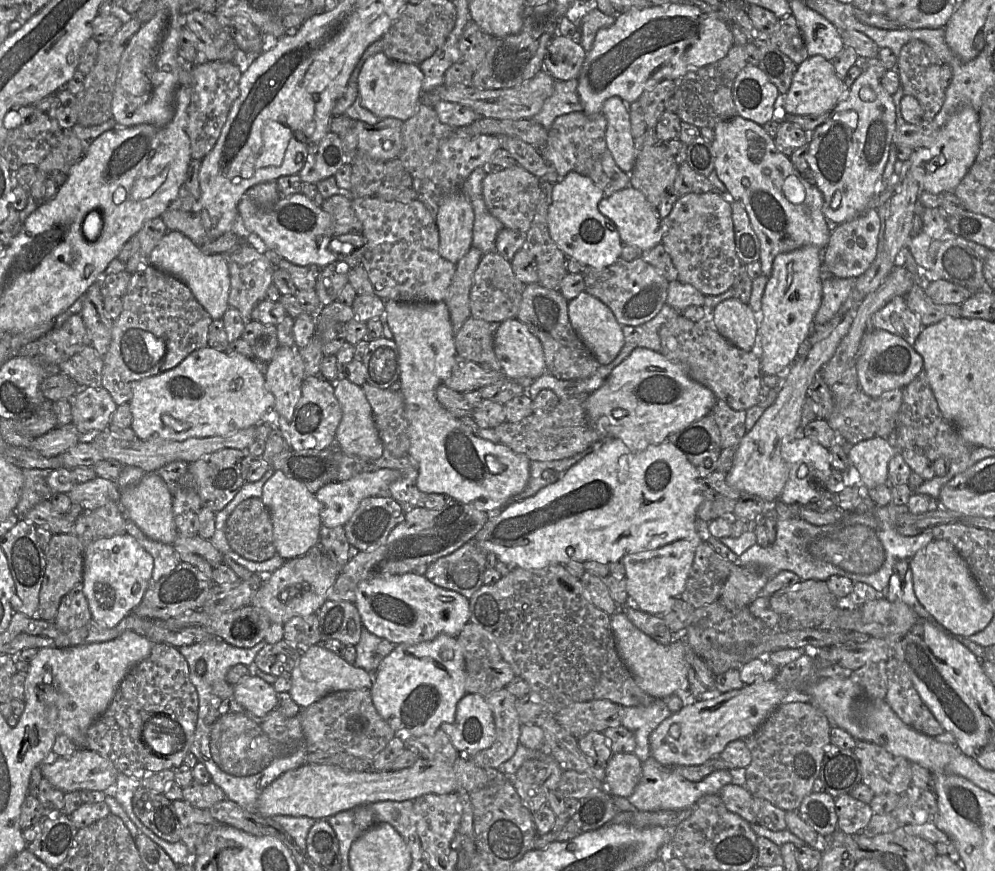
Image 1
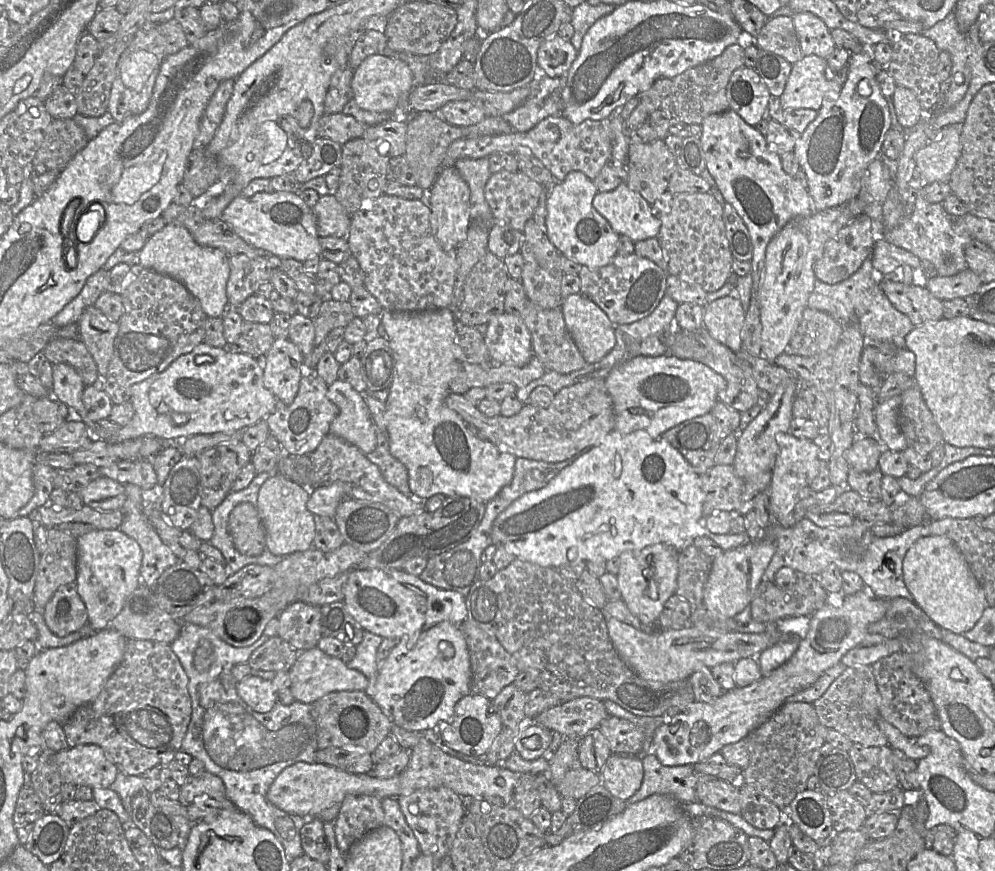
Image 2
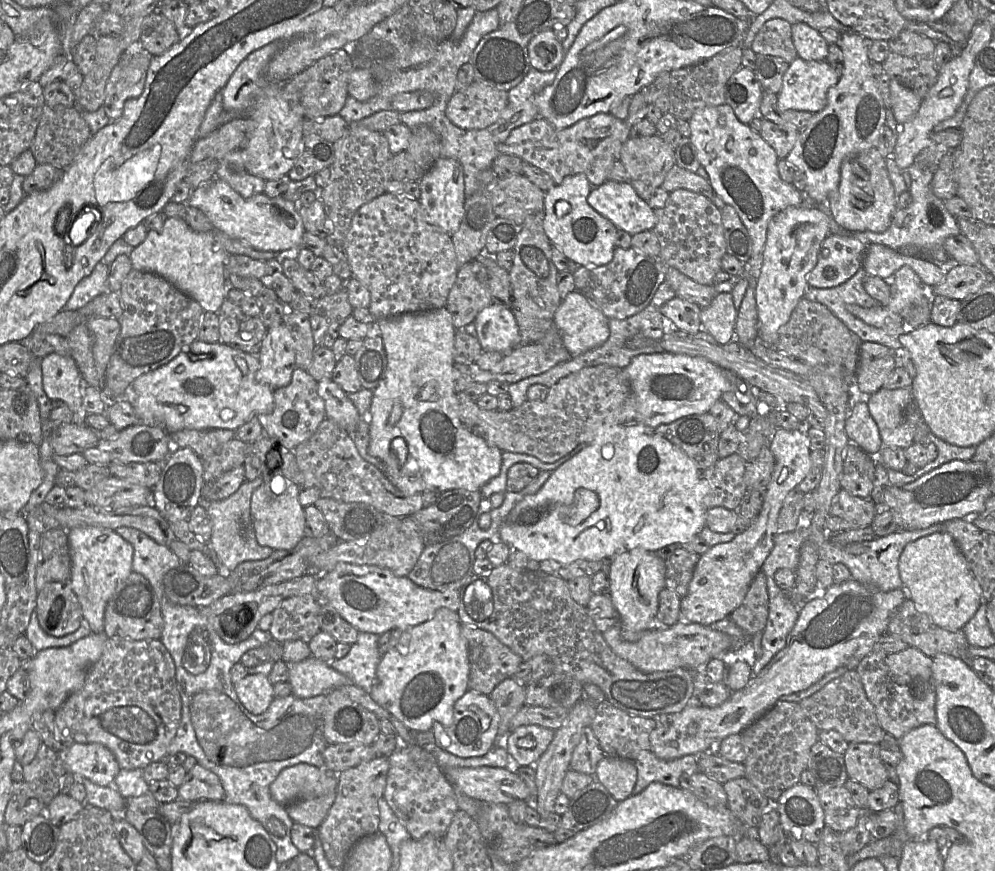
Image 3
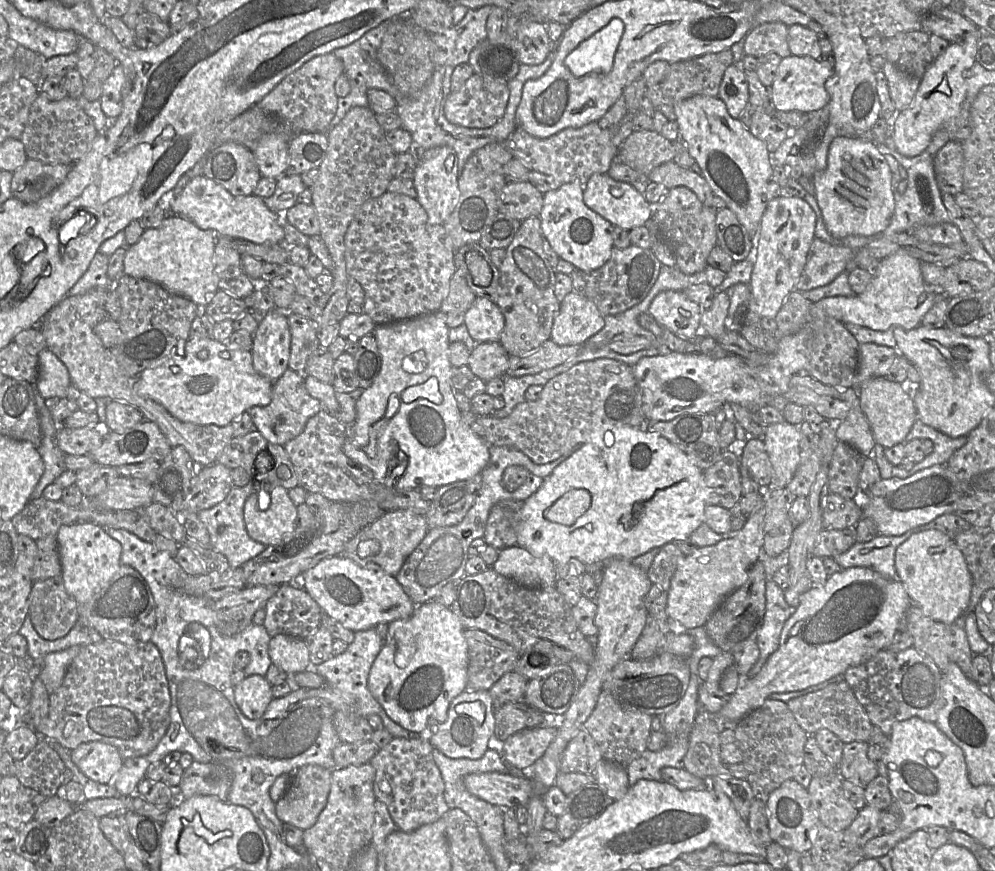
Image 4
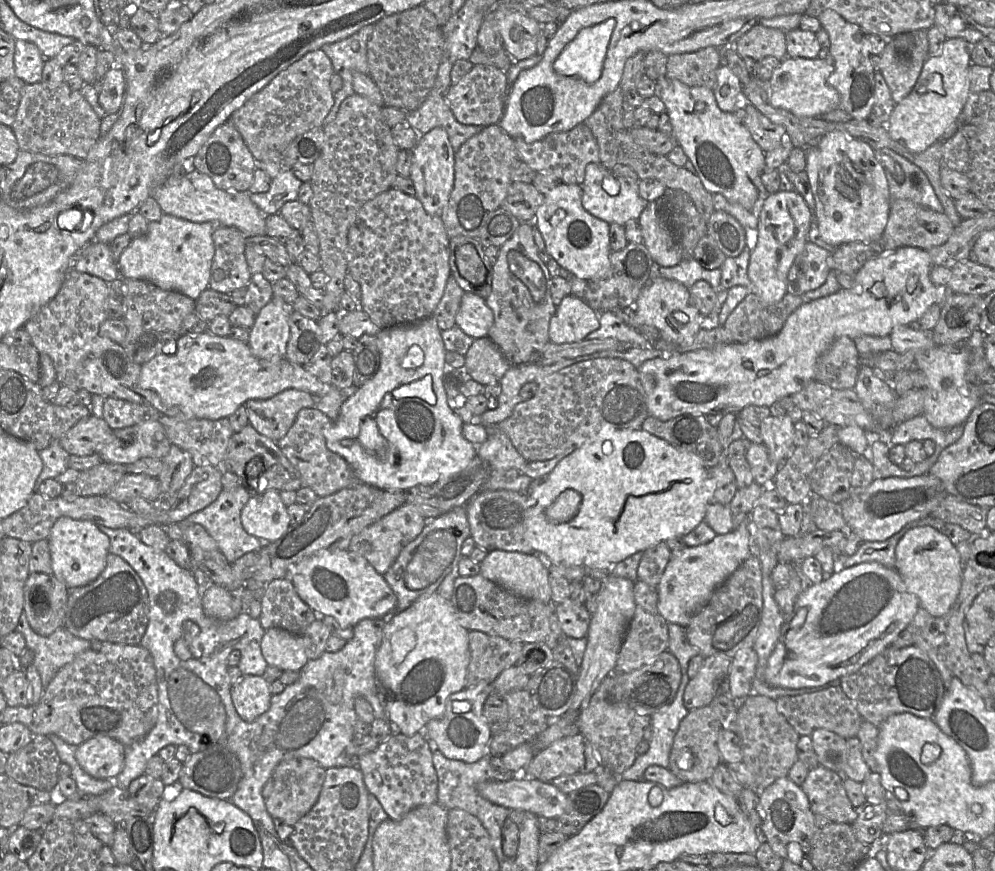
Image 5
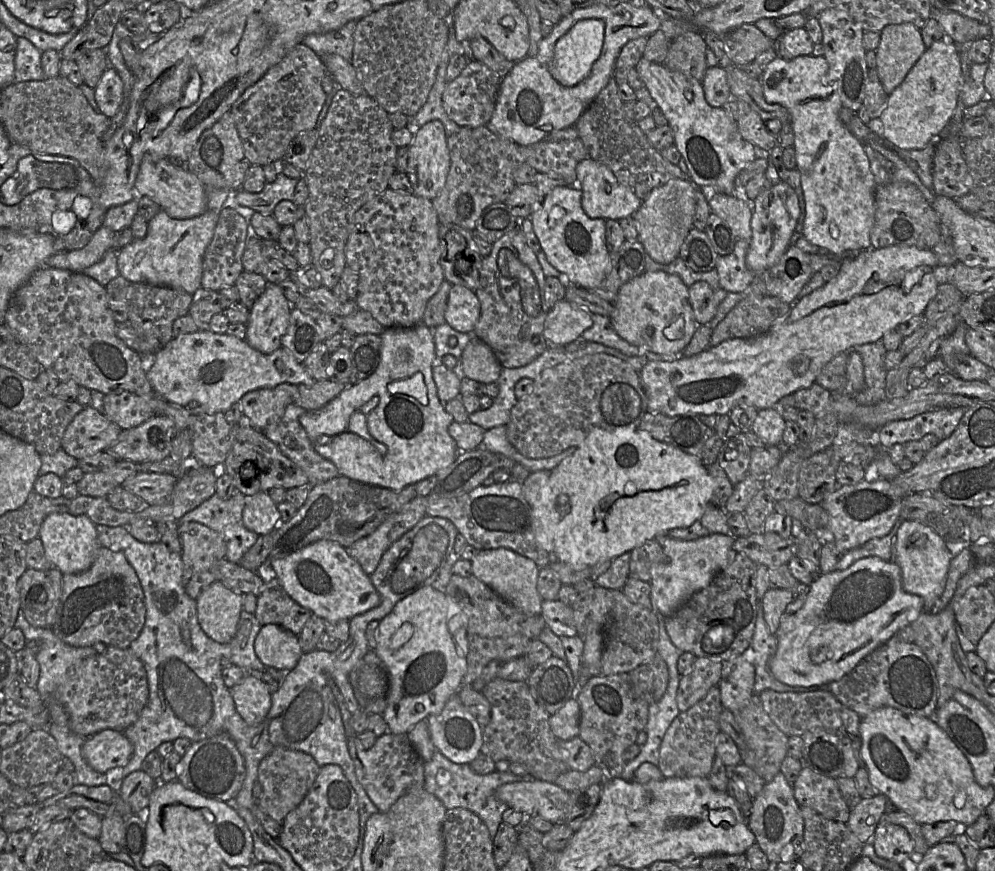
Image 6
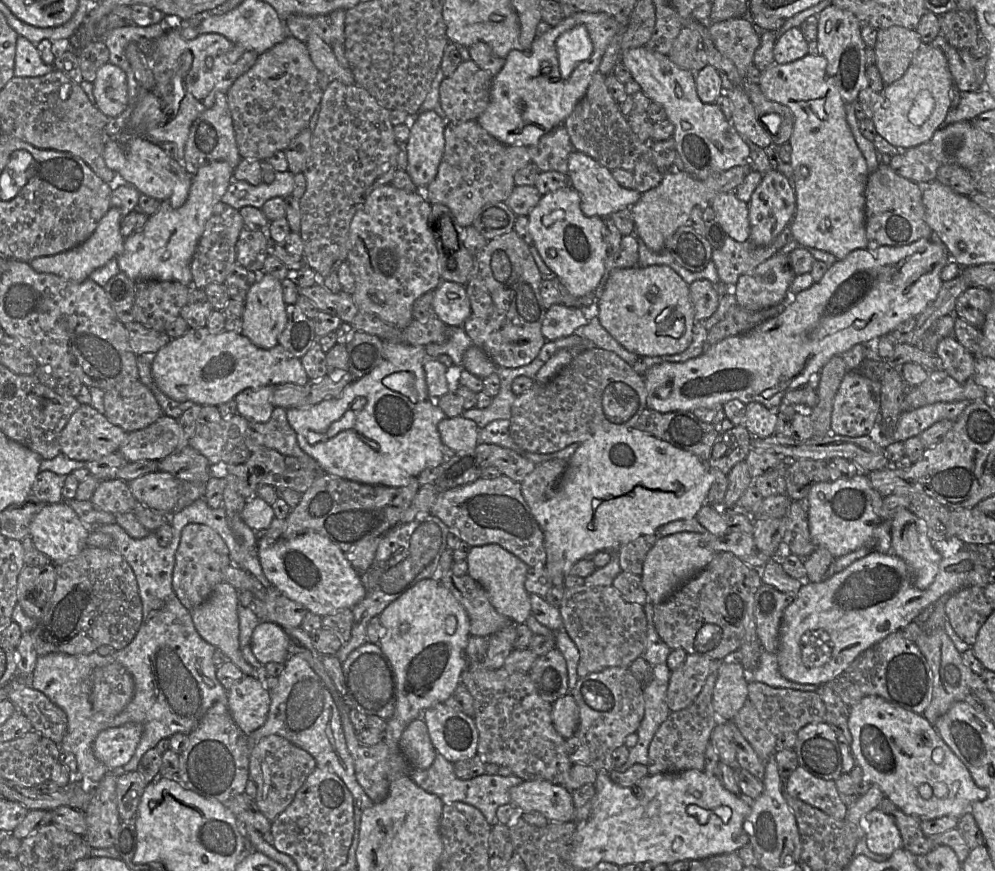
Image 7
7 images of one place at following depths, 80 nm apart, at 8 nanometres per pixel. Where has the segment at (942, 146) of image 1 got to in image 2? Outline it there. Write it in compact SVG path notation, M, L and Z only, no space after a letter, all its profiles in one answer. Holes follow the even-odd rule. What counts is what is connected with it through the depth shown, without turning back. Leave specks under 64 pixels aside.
M961 125L943 128L938 139L927 143L916 154L922 188L935 181L949 182L961 156Z

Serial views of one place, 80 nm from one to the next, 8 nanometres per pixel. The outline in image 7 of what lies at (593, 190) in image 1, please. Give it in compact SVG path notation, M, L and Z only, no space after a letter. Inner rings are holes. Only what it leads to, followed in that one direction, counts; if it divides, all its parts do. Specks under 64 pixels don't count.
M572 187L543 195L528 215L529 232L548 268L576 297L594 294L606 267L606 244L603 240L604 218L587 217L581 210L581 197Z

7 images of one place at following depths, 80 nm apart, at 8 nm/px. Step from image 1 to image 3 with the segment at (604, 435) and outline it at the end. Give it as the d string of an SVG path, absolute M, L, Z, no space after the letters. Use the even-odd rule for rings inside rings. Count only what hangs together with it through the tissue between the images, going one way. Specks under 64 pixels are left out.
M668 352L642 354L623 370L635 396L636 422L652 429L684 416L707 413L724 392L732 389L729 371L702 356Z

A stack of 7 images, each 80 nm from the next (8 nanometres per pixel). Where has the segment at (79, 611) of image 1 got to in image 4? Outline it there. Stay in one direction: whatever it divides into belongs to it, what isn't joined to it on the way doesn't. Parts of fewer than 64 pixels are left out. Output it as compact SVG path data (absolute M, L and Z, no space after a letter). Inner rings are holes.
M61 576L33 582L28 604L28 616L32 624L37 633L46 640L62 638L78 624L78 603L66 591Z

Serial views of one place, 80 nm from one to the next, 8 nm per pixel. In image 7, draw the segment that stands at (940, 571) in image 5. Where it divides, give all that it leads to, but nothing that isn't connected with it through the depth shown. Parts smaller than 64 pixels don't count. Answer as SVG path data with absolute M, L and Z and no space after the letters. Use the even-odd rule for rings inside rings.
M899 509L891 519L891 552L908 565L913 584L928 588L939 571L941 555L928 536L925 521L907 509Z

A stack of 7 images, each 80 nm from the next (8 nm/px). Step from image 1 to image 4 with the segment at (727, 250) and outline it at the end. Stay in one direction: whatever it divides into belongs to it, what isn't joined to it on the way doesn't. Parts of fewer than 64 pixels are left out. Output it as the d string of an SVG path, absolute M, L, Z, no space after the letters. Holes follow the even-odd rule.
M684 186L669 189L667 195L654 206L651 221L655 230L672 248L676 256L676 266L685 274L695 274L708 266L707 258L718 245L716 235L716 211L705 206L696 194Z

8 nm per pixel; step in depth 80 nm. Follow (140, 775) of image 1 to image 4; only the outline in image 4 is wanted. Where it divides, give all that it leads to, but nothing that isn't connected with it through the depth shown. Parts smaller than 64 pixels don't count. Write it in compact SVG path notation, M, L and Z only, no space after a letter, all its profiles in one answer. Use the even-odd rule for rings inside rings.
M103 639L100 643L82 646L80 653L73 659L67 669L62 684L49 695L49 712L39 725L34 728L36 733L44 739L55 739L69 750L77 748L80 744L92 741L101 741L114 746L124 759L144 756L150 753L163 738L170 724L171 695L166 676L165 665L157 646L151 641L138 644L124 644L118 641Z

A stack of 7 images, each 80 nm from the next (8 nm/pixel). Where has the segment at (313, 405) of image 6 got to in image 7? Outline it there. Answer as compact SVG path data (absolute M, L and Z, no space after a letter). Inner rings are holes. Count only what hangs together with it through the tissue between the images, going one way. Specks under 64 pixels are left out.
M349 371L329 372L327 375L309 380L304 385L294 383L274 387L272 403L275 407L302 408L333 398L353 382Z

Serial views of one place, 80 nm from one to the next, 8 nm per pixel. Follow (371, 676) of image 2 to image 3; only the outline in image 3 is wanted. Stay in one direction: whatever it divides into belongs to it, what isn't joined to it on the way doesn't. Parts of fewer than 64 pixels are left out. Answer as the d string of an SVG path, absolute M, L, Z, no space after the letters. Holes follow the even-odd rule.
M359 632L357 641L351 645L348 654L344 658L334 659L328 664L349 677L353 685L369 693L381 660L378 640L379 636L376 634Z

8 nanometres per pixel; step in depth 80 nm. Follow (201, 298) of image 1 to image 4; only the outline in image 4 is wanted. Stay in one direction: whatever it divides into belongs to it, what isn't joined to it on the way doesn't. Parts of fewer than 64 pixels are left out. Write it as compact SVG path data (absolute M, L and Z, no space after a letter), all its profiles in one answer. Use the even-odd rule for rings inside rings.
M168 213L159 227L145 230L136 244L128 246L124 275L156 282L204 308L219 290L214 271L216 239L212 230L203 230L186 218Z

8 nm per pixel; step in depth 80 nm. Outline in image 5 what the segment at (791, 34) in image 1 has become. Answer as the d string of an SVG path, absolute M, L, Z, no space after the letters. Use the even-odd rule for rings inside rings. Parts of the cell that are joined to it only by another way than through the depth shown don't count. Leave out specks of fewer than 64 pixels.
M757 23L734 42L733 48L741 58L758 61L773 56L782 61L787 57L786 33Z

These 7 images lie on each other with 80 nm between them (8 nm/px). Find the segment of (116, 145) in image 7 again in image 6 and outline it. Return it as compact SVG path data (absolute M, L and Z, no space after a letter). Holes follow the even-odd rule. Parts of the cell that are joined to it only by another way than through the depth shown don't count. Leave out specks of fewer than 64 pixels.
M167 158L142 160L135 180L135 189L137 196L148 196L174 219L195 218L207 208L205 185L188 170L173 166Z

